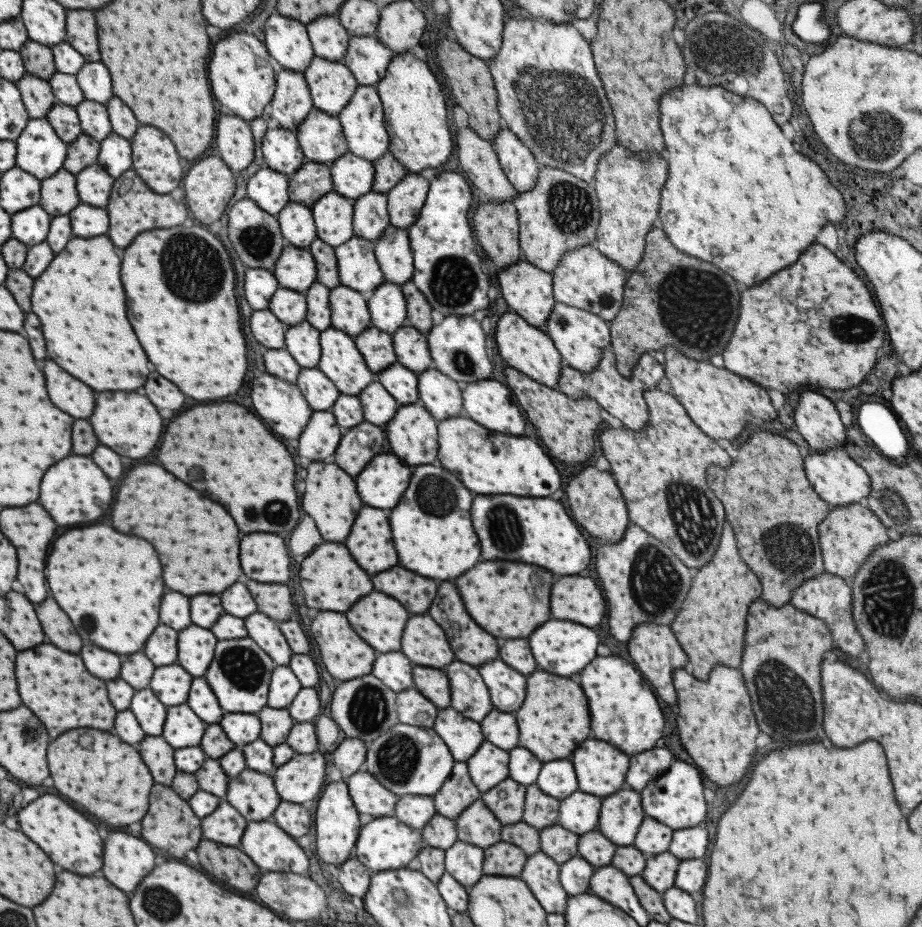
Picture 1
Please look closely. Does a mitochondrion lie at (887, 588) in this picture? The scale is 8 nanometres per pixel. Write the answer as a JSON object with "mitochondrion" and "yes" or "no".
{"mitochondrion":"yes"}

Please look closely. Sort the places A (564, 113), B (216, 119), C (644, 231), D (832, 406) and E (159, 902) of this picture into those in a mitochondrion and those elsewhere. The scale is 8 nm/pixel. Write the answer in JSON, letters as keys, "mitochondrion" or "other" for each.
{"A":"mitochondrion","B":"other","C":"other","D":"other","E":"mitochondrion"}

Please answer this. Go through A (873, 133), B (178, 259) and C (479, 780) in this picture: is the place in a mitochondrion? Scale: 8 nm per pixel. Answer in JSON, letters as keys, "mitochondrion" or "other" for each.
{"A":"mitochondrion","B":"mitochondrion","C":"other"}

